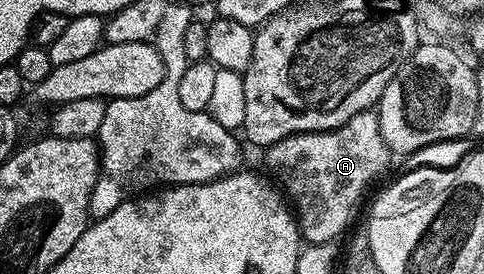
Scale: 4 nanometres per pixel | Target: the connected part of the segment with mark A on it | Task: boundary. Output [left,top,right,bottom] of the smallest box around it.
[264,109,392,244]

